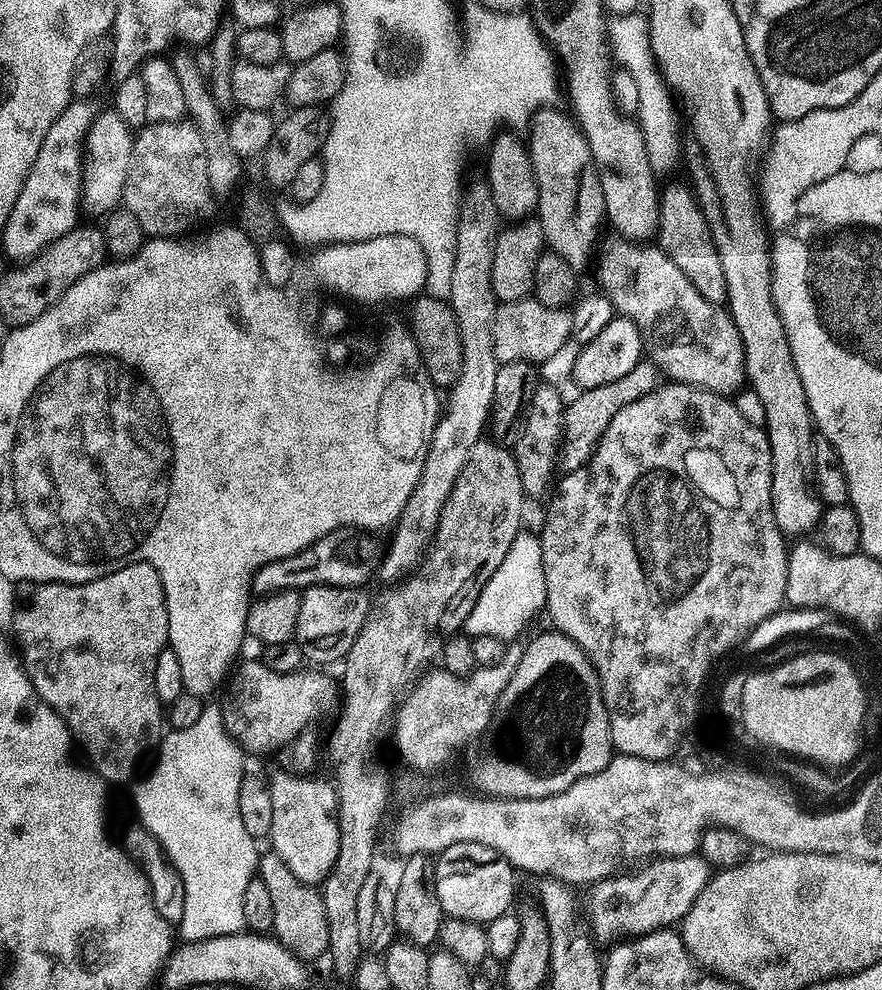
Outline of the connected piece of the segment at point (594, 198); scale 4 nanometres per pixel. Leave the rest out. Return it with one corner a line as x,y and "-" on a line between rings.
549,106
541,108
532,115
530,129
532,128
532,140
527,141
528,152
532,156
534,174
538,182
538,206
535,215
540,221
544,231
545,245
551,251
556,252
570,266
577,270
583,270
592,256
592,247
600,236
600,227
605,227
604,199
602,198
602,186
598,178
596,163
592,160
588,140
580,130
571,115
559,112
559,107

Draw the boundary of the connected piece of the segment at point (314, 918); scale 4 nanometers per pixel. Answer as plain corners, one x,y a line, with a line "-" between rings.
274,854
261,855
258,860
258,879
266,882
274,905
272,932
281,946
290,949
301,962
316,960
328,951
328,927
326,910
320,892
313,885
302,882
290,874
290,866

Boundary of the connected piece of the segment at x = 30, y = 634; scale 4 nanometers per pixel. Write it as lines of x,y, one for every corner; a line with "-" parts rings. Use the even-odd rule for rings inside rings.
138,562
122,566
122,570
114,570
97,580
87,580
85,584
34,584
27,590
29,592
25,596
23,593
22,596
22,606
16,609
10,632
34,690
64,719
64,725
72,733
75,743
79,747
81,744
85,754
92,759
90,764
95,772
108,781
109,785
126,783
139,770
140,763
148,756
148,751
150,756
153,749
159,745
166,732
166,716
162,711
158,694
154,694
154,666
158,666
158,654
162,654
162,650
168,647
169,621
166,594
158,570
152,564

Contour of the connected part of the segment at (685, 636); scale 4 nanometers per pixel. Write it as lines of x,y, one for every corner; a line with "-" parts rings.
660,382
650,390
650,394
642,394
642,398
622,406
622,410
610,418
610,426
606,426
590,459
578,470
563,473
559,480
555,485
556,493
555,488
551,493
552,501
548,504
544,525
538,529
542,574
546,578
546,616
548,612
551,627
569,636
596,667
600,693
608,711
613,749
621,756
671,761
679,749
677,737
683,736
682,730
692,718
697,684
700,684
708,662
721,649
732,652
764,619
786,604
784,595
790,548
772,509
772,455
768,433
758,426
750,426
750,422
738,414
738,406
729,397
690,384

